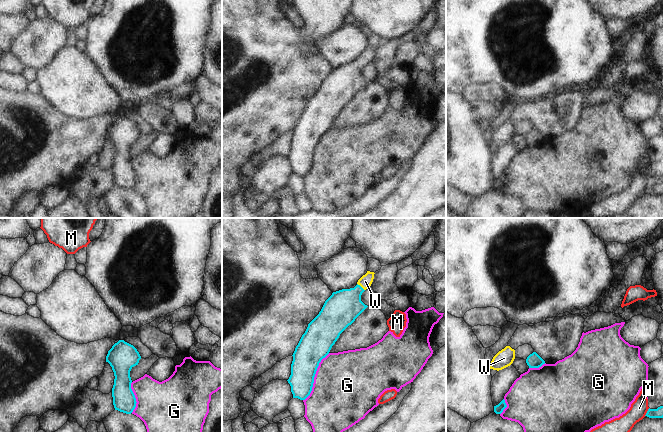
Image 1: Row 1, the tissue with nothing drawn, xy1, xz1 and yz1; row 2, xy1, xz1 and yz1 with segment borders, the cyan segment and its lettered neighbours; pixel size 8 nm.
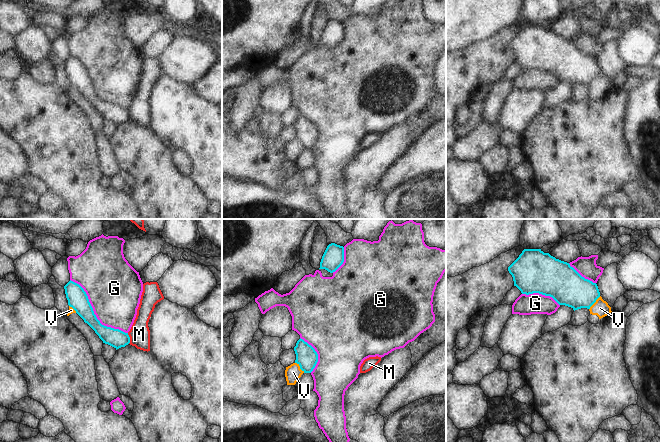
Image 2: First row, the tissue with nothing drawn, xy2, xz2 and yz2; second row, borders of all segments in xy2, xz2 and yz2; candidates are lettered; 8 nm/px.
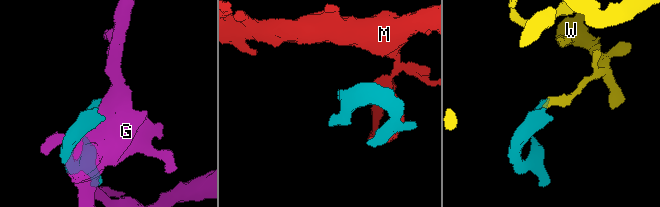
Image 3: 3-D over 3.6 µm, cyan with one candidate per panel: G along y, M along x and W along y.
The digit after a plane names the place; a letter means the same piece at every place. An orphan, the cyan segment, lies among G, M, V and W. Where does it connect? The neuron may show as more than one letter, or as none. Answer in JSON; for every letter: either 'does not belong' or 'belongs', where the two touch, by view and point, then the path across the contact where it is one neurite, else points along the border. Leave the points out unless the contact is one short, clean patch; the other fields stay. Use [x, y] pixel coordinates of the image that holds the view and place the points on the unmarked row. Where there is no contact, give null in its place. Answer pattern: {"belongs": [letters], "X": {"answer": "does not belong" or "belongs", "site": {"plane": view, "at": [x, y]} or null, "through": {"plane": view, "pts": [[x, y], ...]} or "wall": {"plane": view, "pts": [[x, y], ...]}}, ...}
{"belongs": ["W"], "G": {"answer": "does not belong", "site": {"plane": "xy2", "at": [93, 89]}}, "M": {"answer": "does not belong", "site": {"plane": "xy2", "at": [129, 114]}}, "V": {"answer": "does not belong", "site": {"plane": "xz2", "at": [300, 143]}, "wall": {"plane": "xz2", "pts": [[295, 138], [304, 148]]}}, "W": {"answer": "belongs", "site": {"plane": "xz1", "at": [361, 63]}, "through": {"plane": "xz1", "pts": [[340, 86], [361, 63], [365, 57]]}}}

